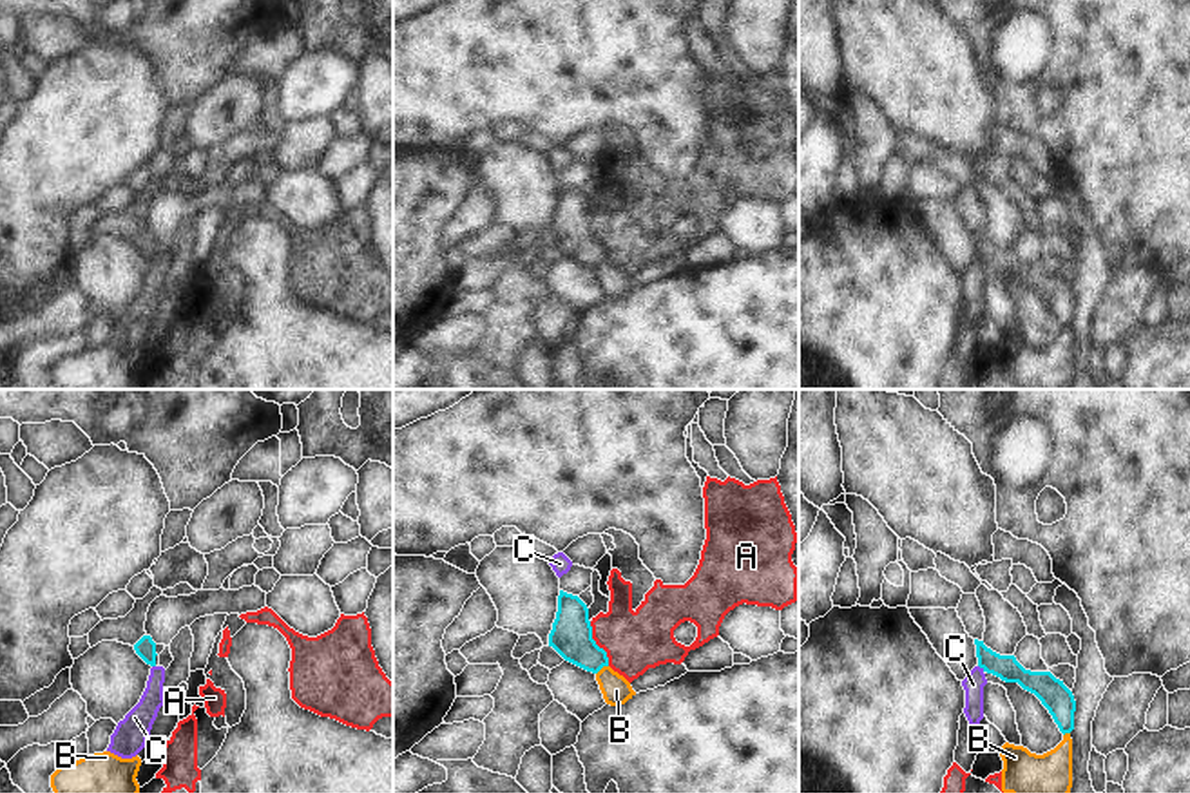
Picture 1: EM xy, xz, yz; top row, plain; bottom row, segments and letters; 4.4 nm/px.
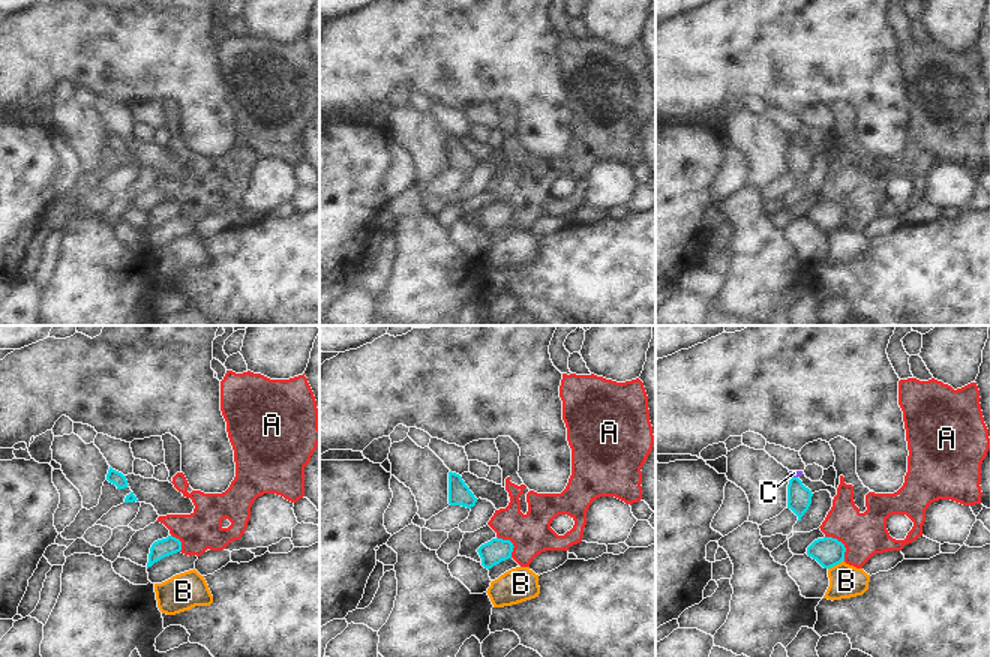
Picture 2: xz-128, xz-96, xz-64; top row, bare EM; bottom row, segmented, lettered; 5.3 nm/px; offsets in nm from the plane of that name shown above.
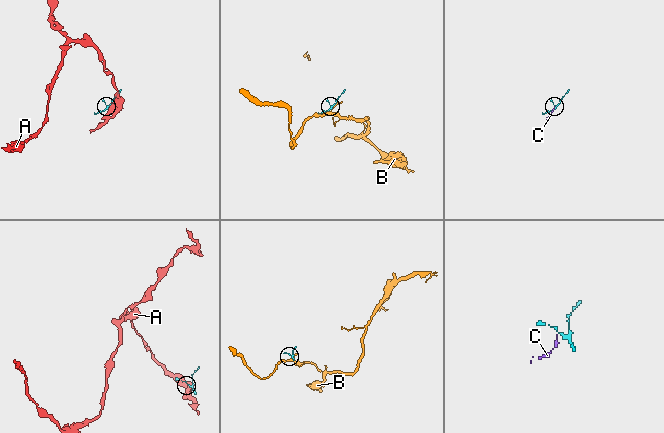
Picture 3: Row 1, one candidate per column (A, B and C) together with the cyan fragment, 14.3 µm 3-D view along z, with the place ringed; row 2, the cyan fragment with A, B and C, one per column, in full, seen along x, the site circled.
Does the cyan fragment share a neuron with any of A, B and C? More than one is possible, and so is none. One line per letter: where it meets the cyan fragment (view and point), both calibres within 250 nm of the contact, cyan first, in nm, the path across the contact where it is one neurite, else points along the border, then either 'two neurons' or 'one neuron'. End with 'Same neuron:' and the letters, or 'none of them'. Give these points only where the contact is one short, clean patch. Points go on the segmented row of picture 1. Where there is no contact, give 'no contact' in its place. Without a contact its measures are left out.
A: meets cyan in xz at (594, 643); 190 nm thick on the cyan side, 280 nm on the other; border along xz (589, 621), (593, 640), (605, 652), (609, 665); two neurons
B: meets cyan in xz at (602, 667); 190 nm thick on the cyan side, 130 nm on the other; border along xz (607, 665), (596, 674); two neurons
C: meets cyan in yz at (982, 667); 110 nm thick on the cyan side, 90 nm on the other; border along yz (978, 665), (984, 670); two neurons
Same neuron: none of them

